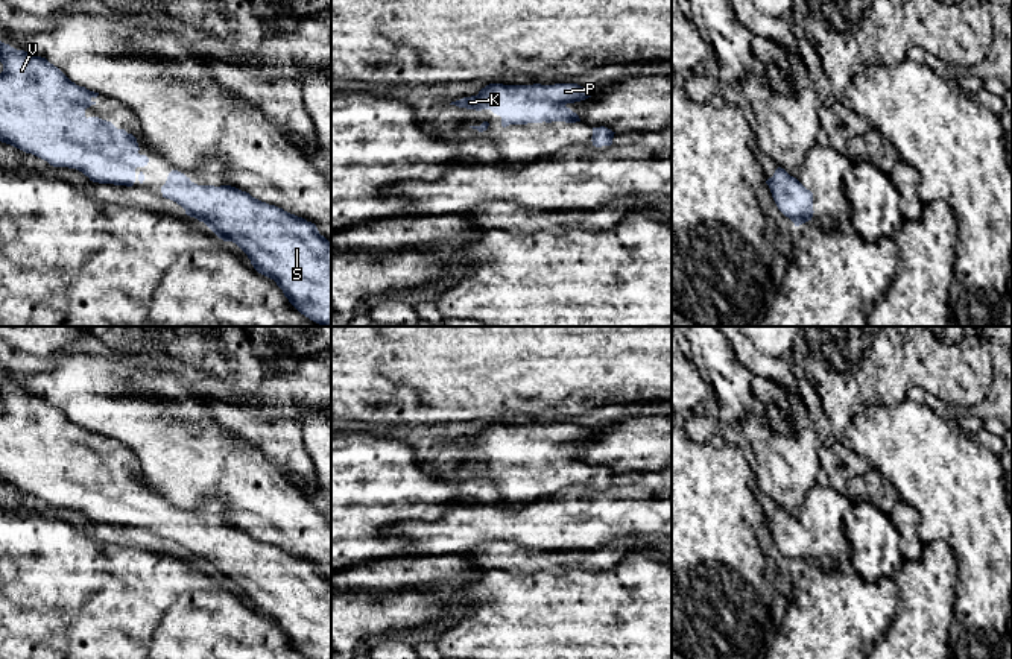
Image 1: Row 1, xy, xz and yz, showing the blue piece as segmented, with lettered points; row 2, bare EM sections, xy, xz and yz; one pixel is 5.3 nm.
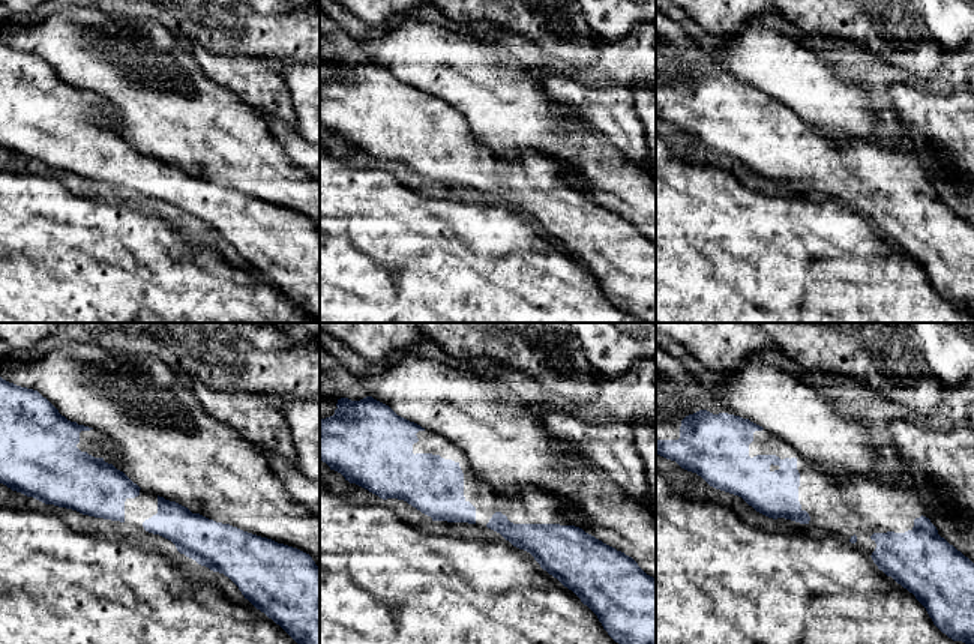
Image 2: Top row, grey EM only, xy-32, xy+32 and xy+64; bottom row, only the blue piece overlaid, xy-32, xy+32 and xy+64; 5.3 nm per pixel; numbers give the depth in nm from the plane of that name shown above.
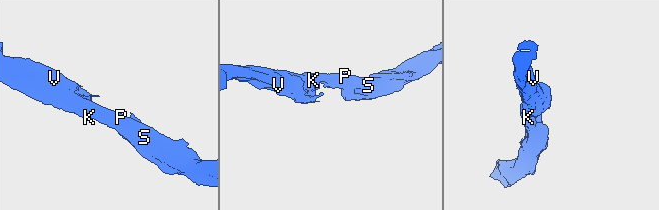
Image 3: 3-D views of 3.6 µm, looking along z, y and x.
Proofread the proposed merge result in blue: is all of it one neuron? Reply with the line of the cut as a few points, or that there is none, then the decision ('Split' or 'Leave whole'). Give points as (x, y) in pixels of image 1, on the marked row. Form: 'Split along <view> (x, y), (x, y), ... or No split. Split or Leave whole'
No split. Leave whole

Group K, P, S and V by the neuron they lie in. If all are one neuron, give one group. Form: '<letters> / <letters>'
K P S V

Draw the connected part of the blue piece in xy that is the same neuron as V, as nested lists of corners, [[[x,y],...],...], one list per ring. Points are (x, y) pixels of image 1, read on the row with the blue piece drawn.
[[[0,41],[0,141],[26,153],[32,153],[53,167],[68,167],[82,172],[93,182],[132,187],[143,172],[137,167],[149,162],[140,155],[137,138],[125,129],[99,117],[85,117],[85,109],[96,105],[91,99],[99,93],[71,82],[46,58],[17,50]]]

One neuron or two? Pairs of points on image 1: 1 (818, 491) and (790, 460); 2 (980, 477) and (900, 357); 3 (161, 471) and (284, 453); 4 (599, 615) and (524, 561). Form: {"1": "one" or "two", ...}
{"1": "two", "2": "two", "3": "two", "4": "two"}

